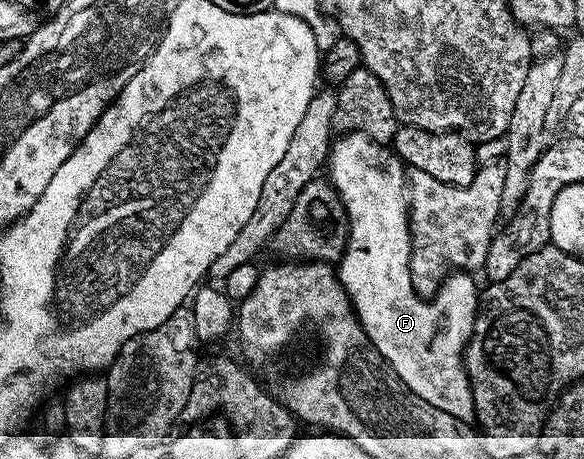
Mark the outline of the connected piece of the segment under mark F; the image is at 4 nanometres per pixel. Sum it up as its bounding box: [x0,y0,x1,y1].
[326,131,478,420]

